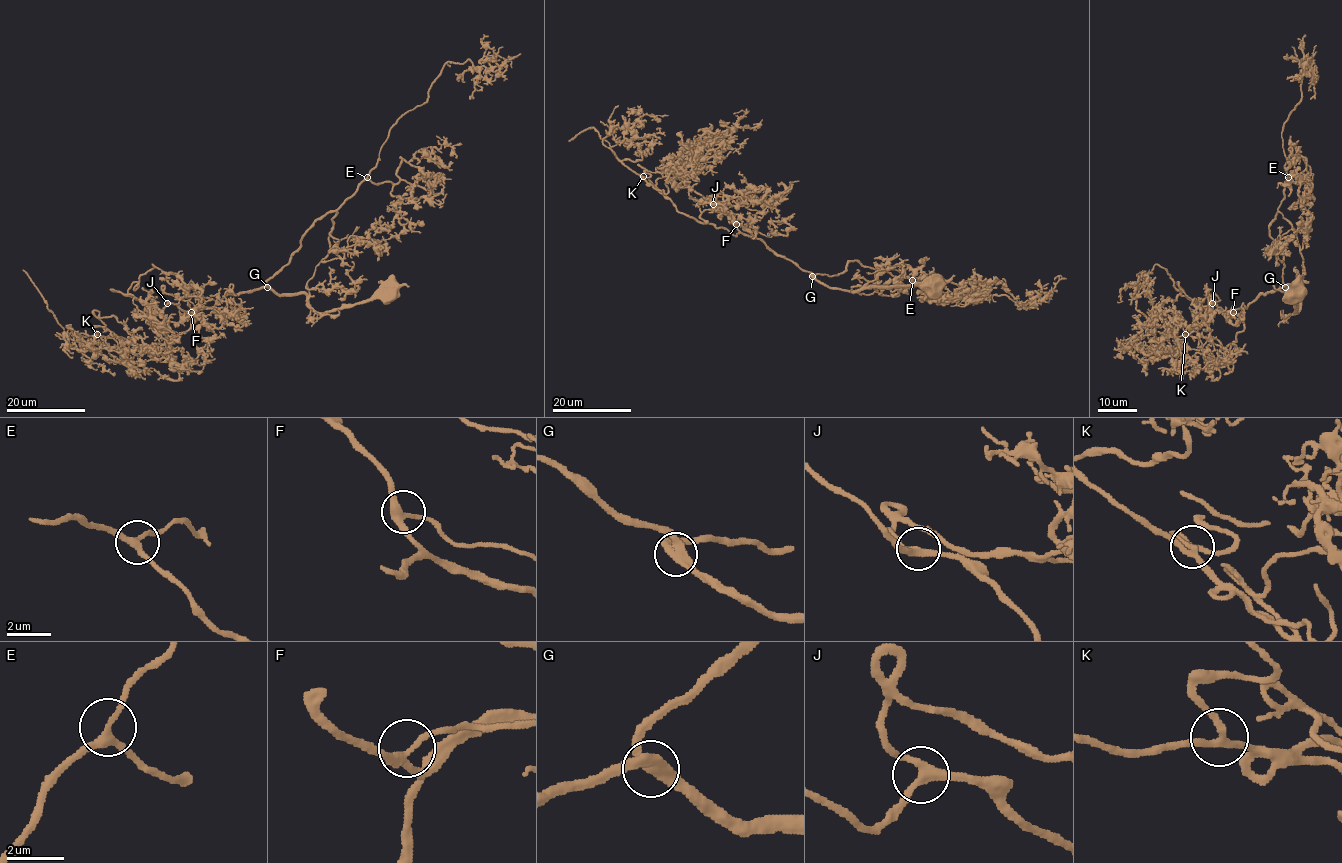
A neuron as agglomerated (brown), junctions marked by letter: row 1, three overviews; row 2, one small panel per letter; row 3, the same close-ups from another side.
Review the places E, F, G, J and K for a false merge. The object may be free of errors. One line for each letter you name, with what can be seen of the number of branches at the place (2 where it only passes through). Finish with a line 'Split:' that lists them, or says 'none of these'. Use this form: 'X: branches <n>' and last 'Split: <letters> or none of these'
Split: none of these

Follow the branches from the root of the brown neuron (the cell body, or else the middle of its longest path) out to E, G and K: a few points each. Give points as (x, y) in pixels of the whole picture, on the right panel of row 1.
E: (1294, 288), (1296, 313), (1303, 257), (1295, 230), (1277, 210), (1284, 198), (1288, 177)
G: (1294, 288), (1296, 313), (1300, 294), (1293, 294), (1285, 287)
K: (1294, 288), (1296, 313), (1299, 293), (1281, 286), (1260, 294), (1224, 350), (1185, 334)

